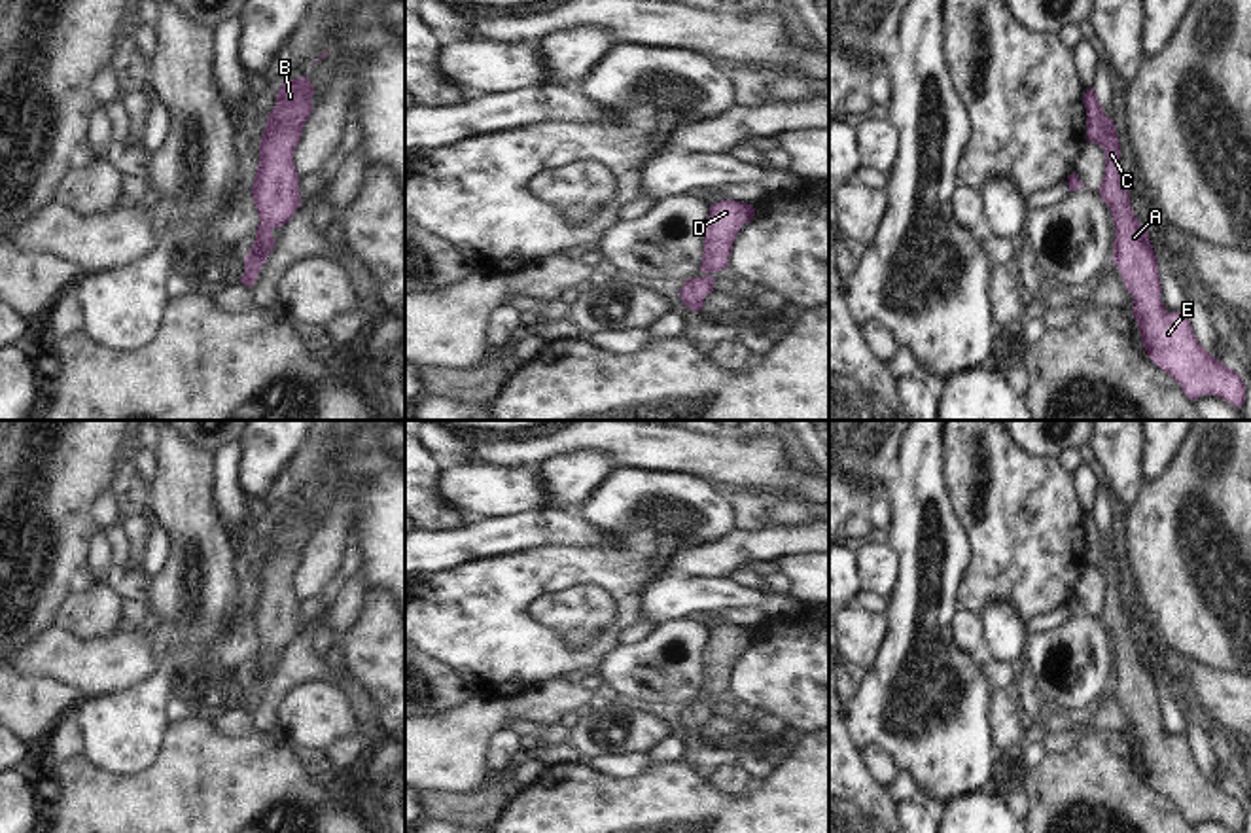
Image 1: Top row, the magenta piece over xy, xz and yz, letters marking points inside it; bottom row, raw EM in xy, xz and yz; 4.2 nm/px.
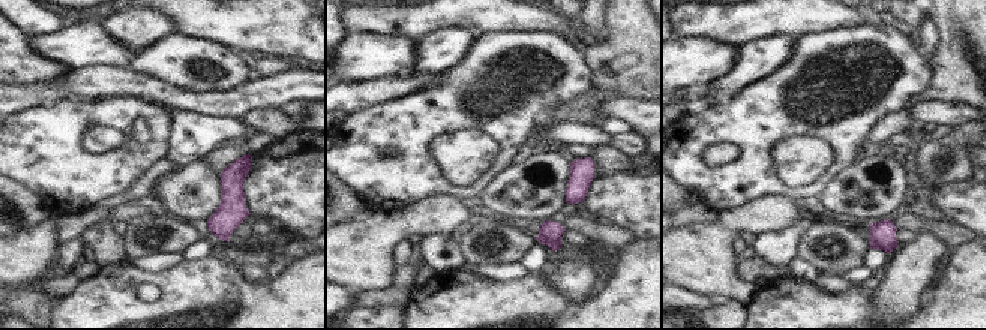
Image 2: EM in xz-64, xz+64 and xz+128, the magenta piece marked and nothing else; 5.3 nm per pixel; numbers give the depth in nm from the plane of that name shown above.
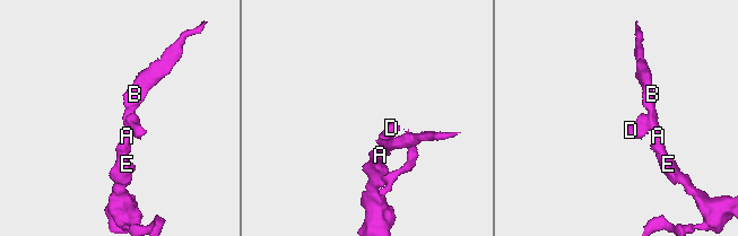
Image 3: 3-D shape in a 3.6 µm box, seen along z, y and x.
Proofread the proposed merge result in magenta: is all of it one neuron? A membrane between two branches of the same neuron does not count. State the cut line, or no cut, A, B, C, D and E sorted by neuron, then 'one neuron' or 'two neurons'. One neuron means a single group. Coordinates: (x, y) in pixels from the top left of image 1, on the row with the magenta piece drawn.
no cut; A B C D E; one neuron

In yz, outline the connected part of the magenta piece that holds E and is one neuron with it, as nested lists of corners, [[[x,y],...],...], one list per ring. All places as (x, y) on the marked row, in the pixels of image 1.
[[[1094,87],[1084,93],[1086,140],[1103,148],[1105,174],[1098,193],[1115,222],[1113,261],[1126,290],[1134,295],[1134,316],[1147,356],[1196,401],[1217,396],[1242,409],[1245,386],[1242,377],[1213,358],[1196,339],[1187,310],[1168,312],[1162,305],[1160,273],[1149,231],[1132,210],[1130,193],[1120,172],[1120,142],[1115,121],[1103,114]]]

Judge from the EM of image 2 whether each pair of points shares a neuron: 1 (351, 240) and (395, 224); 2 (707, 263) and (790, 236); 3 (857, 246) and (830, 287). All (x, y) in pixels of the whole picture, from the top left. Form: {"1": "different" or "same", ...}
{"1": "same", "2": "different", "3": "different"}

